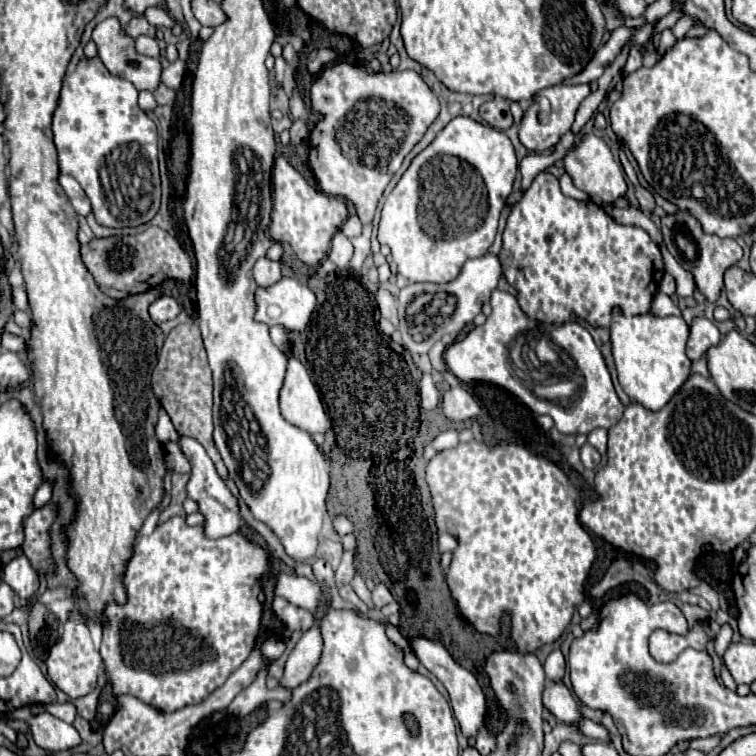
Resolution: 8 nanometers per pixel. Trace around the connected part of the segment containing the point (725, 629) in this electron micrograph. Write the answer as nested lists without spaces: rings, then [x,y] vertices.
[[[728,624],[721,626],[720,632],[713,640],[715,652],[719,657],[722,657],[728,649],[732,642],[732,636],[733,630]]]

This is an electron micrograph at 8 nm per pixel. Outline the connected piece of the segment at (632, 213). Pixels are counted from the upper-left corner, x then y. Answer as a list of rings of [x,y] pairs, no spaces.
[[[632,206],[630,208],[614,208],[610,216],[620,224],[632,224],[632,226],[644,228],[656,244],[662,244],[662,234],[660,234],[658,226],[640,208],[632,208]]]

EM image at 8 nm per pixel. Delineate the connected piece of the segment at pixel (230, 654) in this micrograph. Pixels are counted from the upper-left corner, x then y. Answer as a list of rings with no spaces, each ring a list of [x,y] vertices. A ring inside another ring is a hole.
[[[174,516],[162,524],[156,526],[156,530],[150,536],[144,536],[136,546],[134,546],[134,556],[128,562],[128,570],[124,576],[124,586],[128,592],[128,602],[126,604],[108,604],[106,612],[104,612],[104,638],[102,638],[102,646],[100,646],[100,654],[106,662],[106,672],[108,672],[108,680],[112,682],[114,694],[132,694],[136,698],[140,698],[142,702],[162,710],[162,712],[176,712],[188,704],[198,704],[202,702],[210,692],[214,692],[216,688],[220,688],[226,678],[240,668],[240,664],[248,658],[248,654],[256,648],[256,644],[260,642],[260,628],[262,628],[262,602],[260,602],[260,576],[266,572],[266,552],[262,548],[258,548],[256,544],[248,542],[240,532],[226,536],[226,538],[218,538],[218,540],[210,540],[204,536],[202,526],[186,526],[184,518]]]

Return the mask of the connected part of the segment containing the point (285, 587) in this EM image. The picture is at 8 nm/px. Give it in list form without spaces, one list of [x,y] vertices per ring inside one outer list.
[[[278,574],[274,594],[282,596],[288,602],[292,602],[296,606],[302,606],[302,608],[306,608],[310,612],[314,612],[318,602],[320,602],[318,584],[310,582],[308,578],[296,576],[296,574]]]

